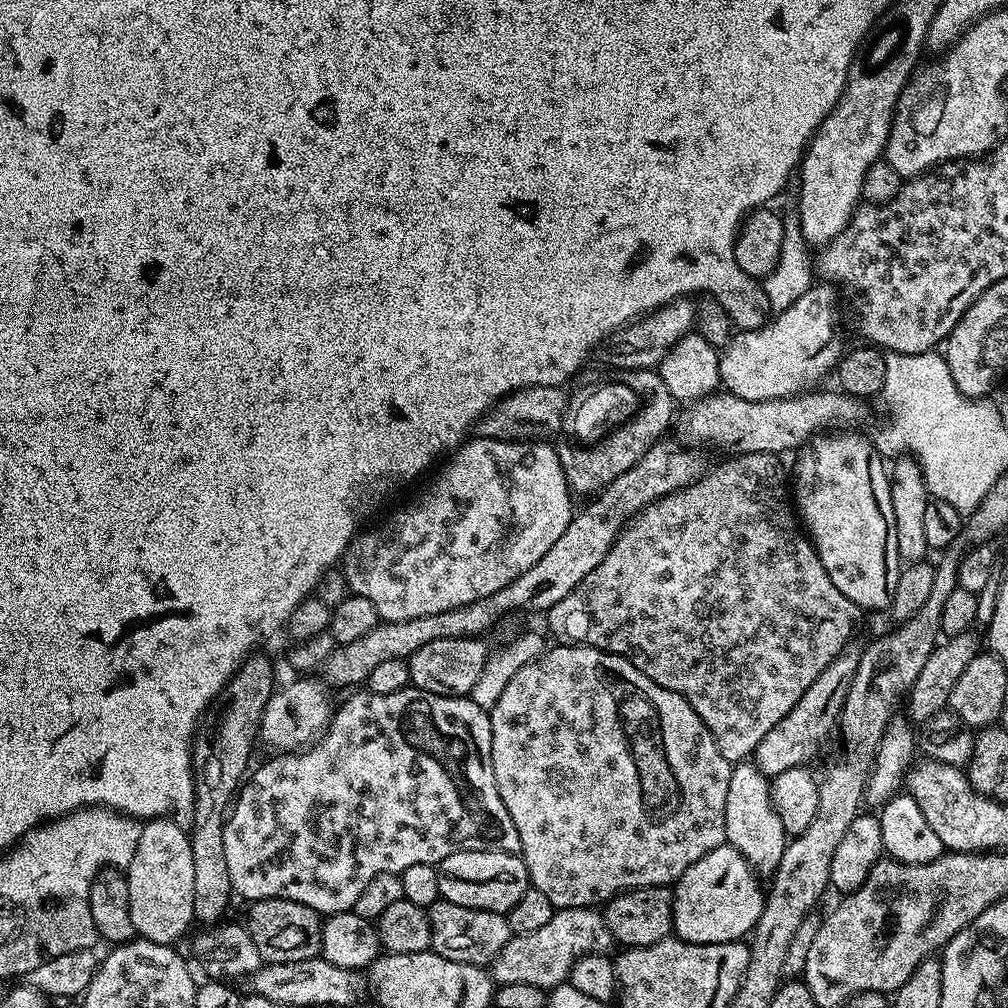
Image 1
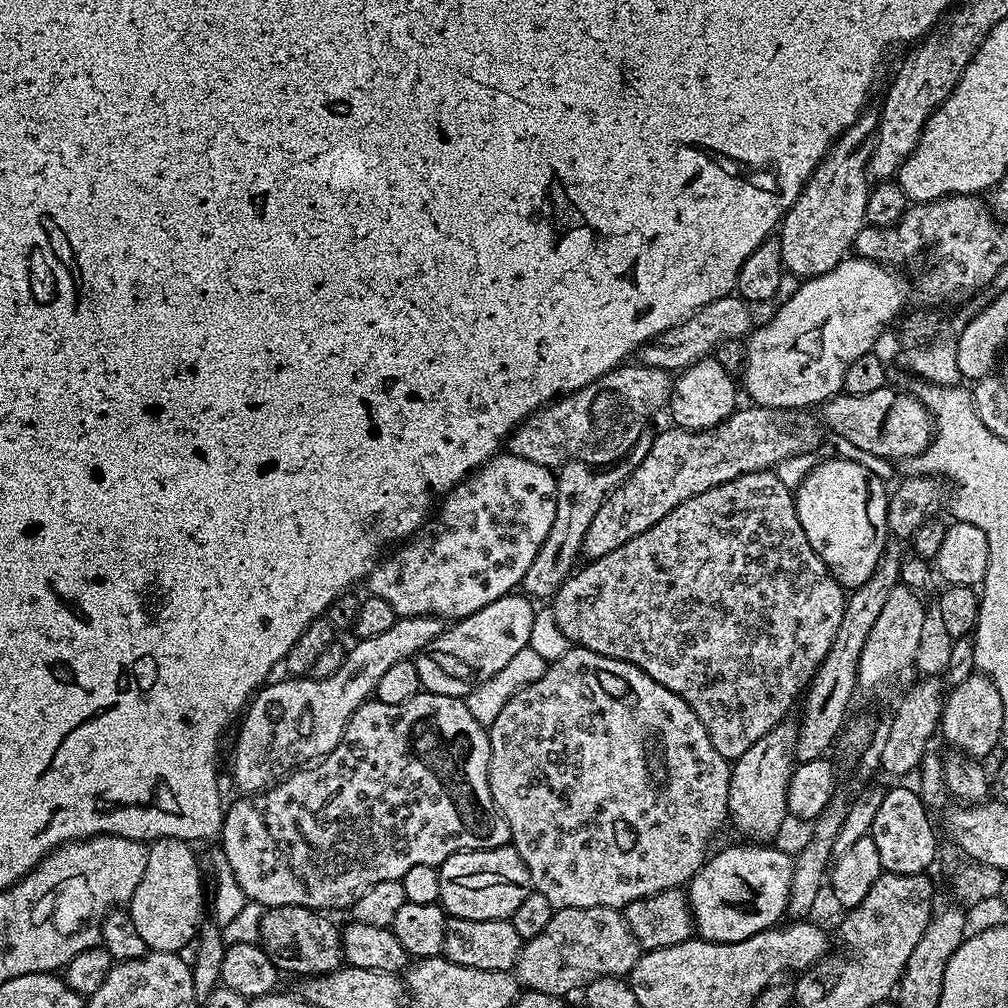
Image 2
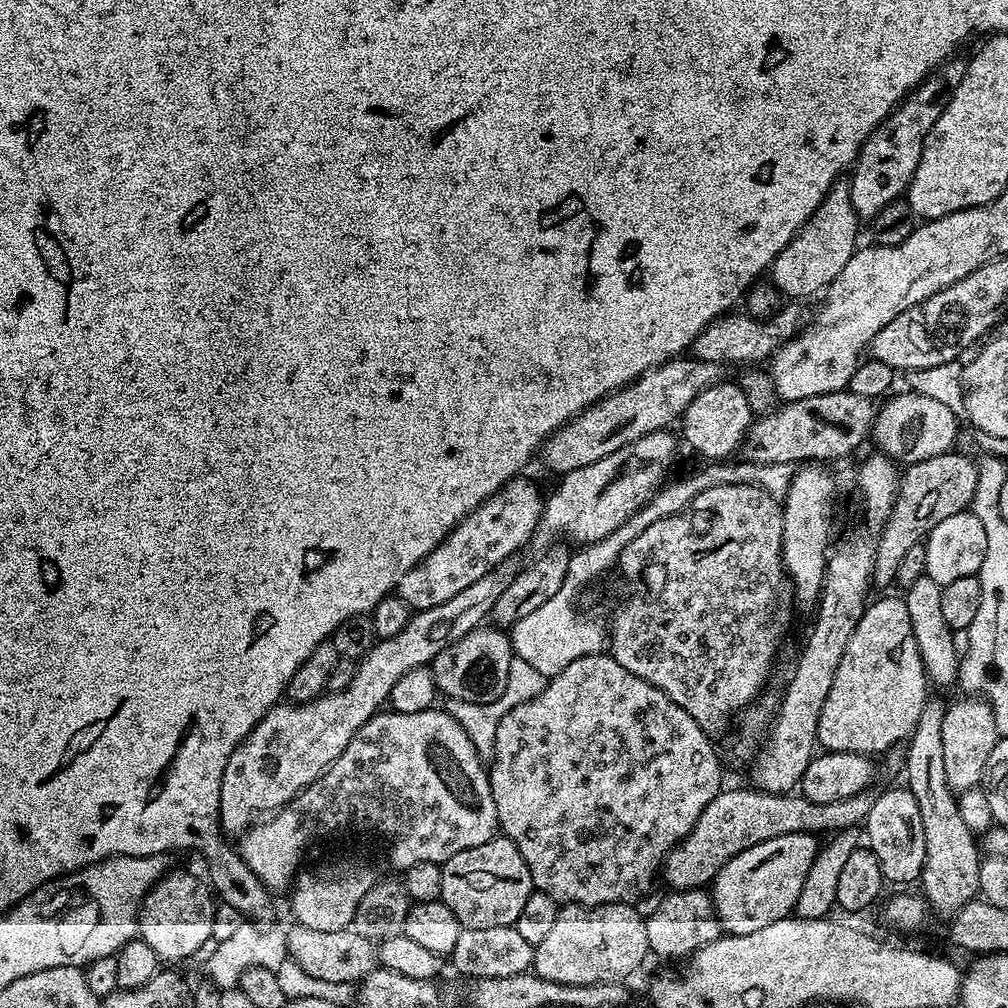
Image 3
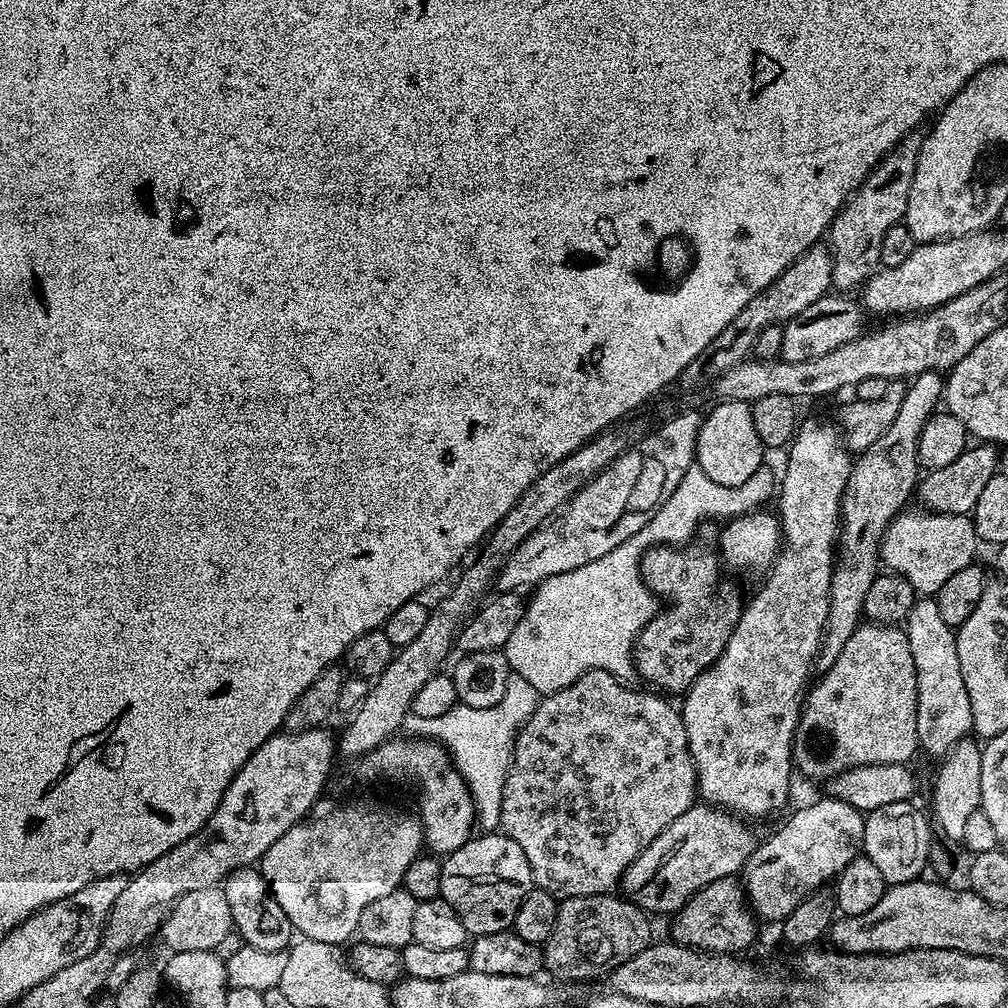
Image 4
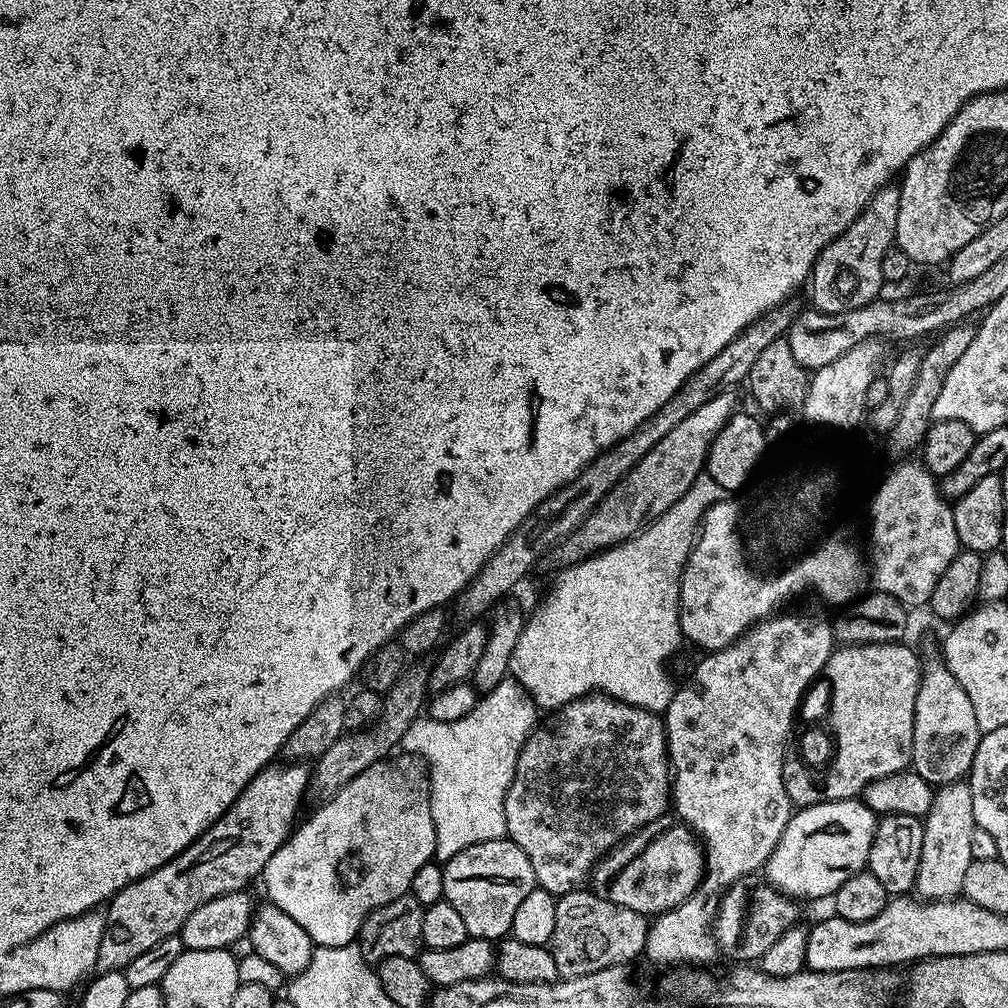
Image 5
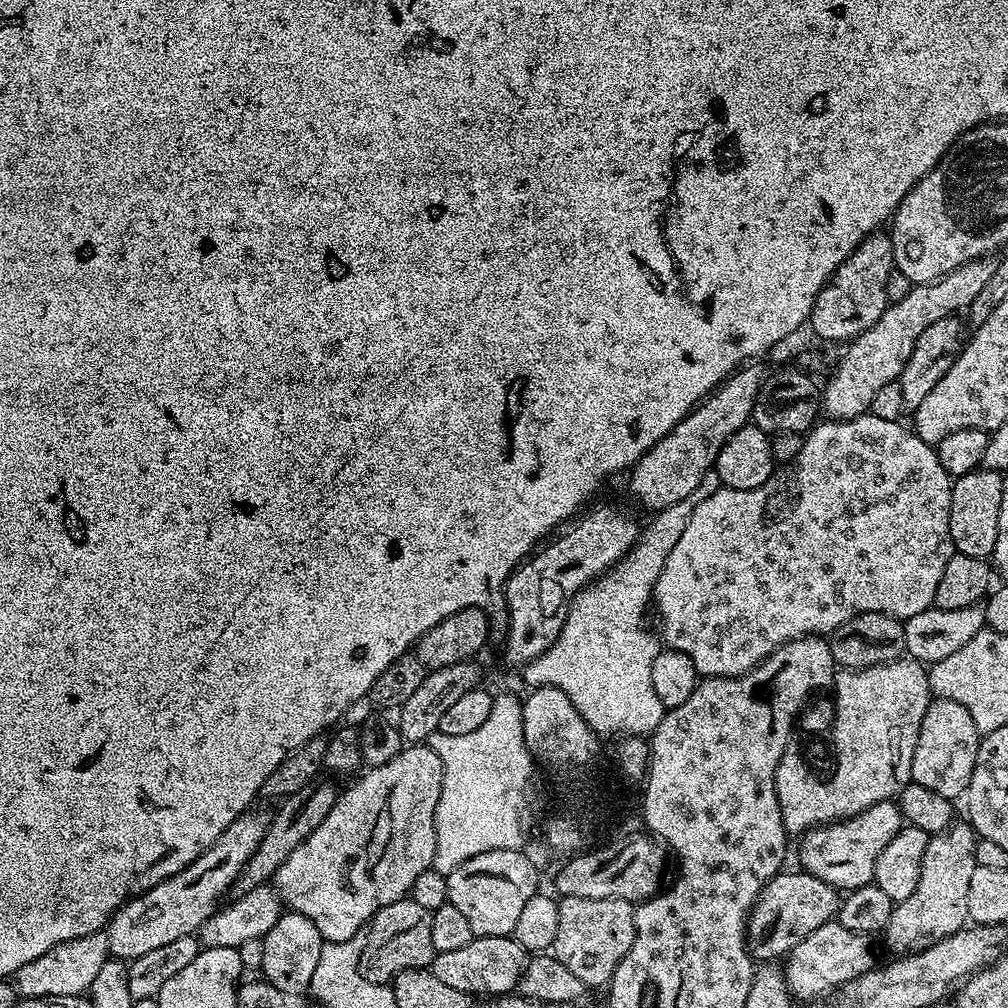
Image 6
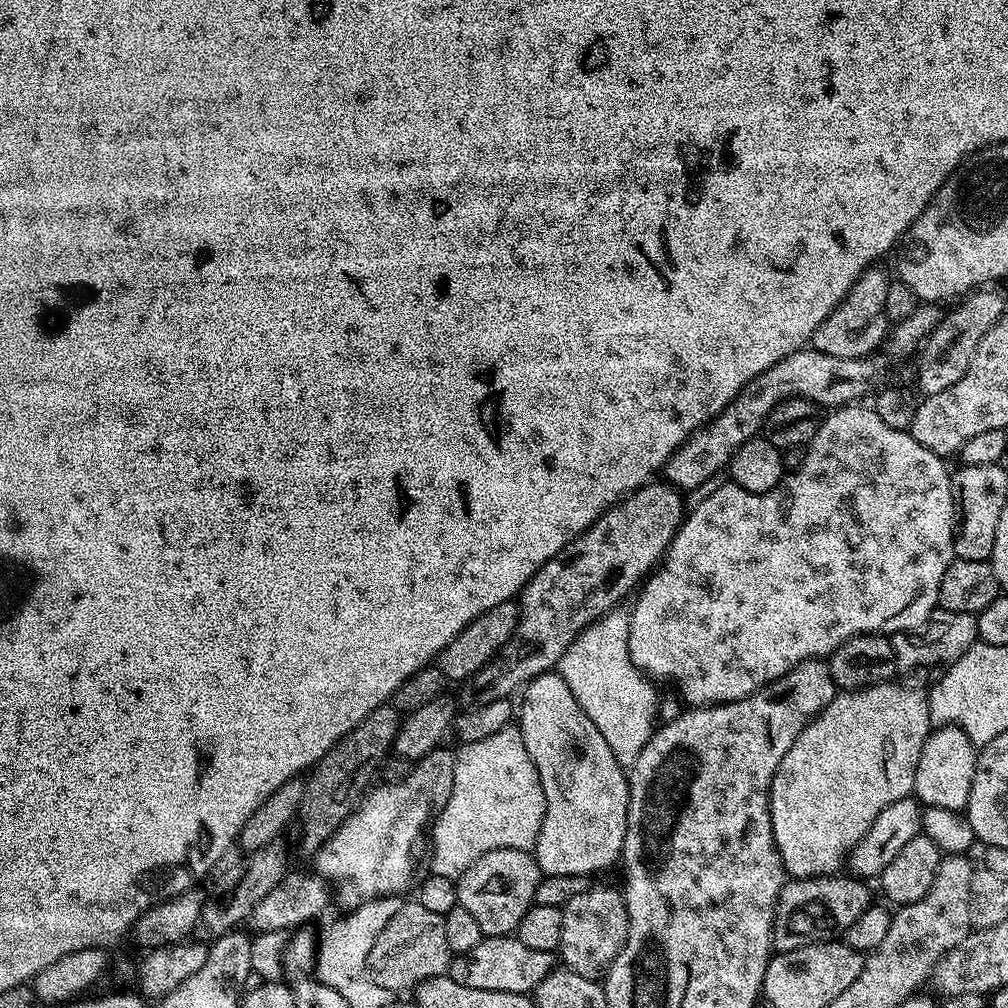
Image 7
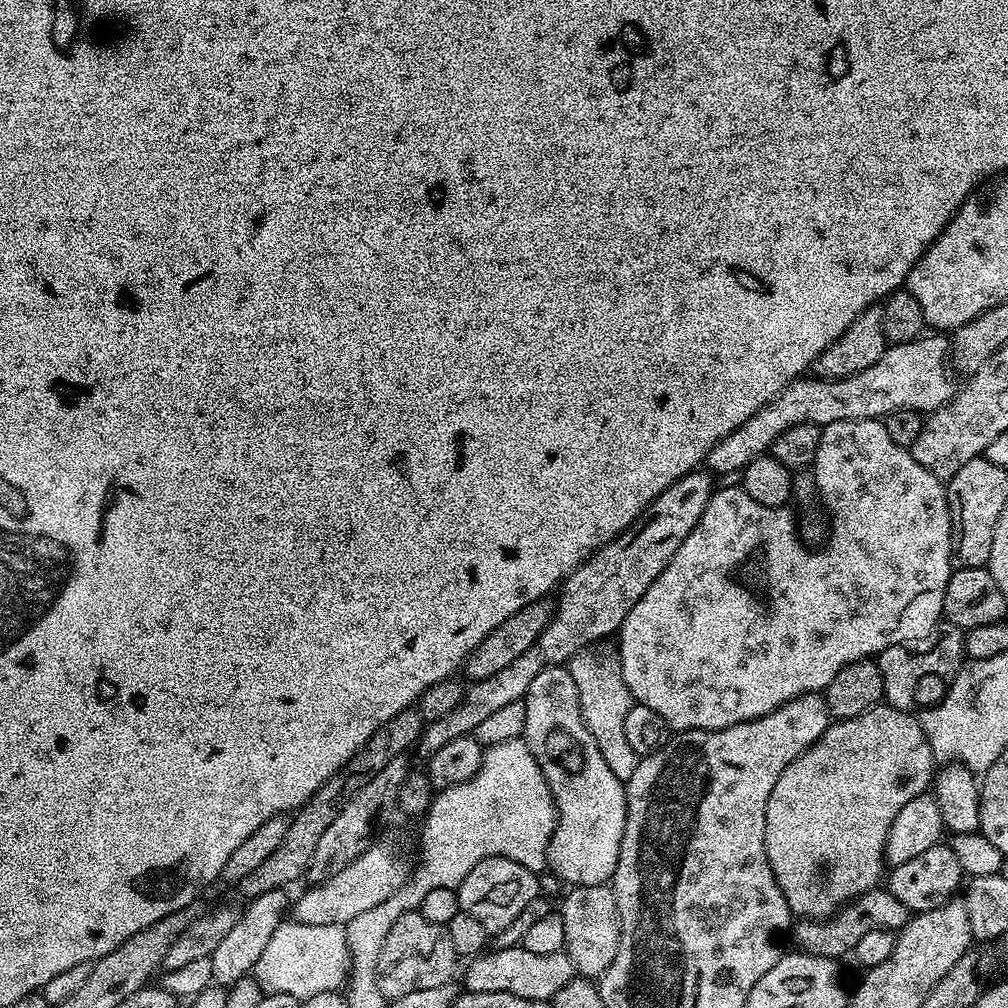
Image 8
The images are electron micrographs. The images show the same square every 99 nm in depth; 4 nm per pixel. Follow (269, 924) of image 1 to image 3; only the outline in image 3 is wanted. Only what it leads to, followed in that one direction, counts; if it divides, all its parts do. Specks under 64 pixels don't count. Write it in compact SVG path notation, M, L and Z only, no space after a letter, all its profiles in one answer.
M293 927L288 933L288 955L312 978L335 984L359 985L378 966L377 945L362 938L362 934L352 931L351 927L333 932Z

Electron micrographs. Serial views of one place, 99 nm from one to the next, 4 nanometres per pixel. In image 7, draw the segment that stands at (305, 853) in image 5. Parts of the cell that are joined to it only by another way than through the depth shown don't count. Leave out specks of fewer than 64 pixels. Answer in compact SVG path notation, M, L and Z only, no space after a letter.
M448 746L435 748L411 765L412 773L405 780L400 780L397 784L384 784L381 788L373 787L367 796L361 799L358 807L336 827L336 833L316 853L315 871L329 881L341 880L342 883L349 884L364 900L375 900L377 896L404 894L412 875L416 872L420 851L423 848L425 851L426 833L438 813L446 806L450 790L454 790L456 755L457 753L448 749Z

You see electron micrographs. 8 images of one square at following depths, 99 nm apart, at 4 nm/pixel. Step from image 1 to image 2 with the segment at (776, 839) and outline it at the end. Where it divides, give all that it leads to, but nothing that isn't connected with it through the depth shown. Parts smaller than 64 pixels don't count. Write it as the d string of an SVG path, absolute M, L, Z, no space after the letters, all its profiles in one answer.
M788 723L775 724L731 765L728 815L738 831L745 832L748 835L745 837L756 842L771 841L768 839L779 833L782 822L790 815L788 787L794 771L797 725Z

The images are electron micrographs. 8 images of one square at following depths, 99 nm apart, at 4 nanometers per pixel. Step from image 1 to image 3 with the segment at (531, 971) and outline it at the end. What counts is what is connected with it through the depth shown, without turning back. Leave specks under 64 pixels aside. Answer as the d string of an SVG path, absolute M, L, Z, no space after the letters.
M599 904L596 908L579 906L561 907L558 922L554 922L554 930L541 944L535 945L536 953L532 959L532 968L537 976L550 982L560 982L570 986L590 986L591 984L614 984L627 981L631 972L640 968L650 953L646 942L645 917L636 913L631 904Z

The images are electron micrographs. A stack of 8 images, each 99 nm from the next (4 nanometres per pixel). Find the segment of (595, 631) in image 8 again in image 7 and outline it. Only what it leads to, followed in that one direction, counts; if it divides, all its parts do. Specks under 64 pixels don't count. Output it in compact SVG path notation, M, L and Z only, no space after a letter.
M668 482L656 483L645 484L632 495L625 496L619 504L608 508L583 535L577 536L550 562L546 562L546 566L537 570L518 597L520 622L515 634L489 664L472 677L465 687L469 687L464 692L464 700L468 703L465 705L481 708L490 702L511 697L511 692L519 693L534 678L553 671L559 665L562 654L566 654L568 647L580 634L601 616L613 611L619 605L616 604L619 600L626 599L628 595L631 597L637 591L641 581L664 559L686 515L686 500L681 489Z

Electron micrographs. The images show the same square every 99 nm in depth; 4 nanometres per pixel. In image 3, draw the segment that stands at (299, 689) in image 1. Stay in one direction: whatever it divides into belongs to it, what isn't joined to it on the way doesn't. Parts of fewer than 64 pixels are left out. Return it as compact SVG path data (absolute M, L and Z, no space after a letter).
M511 559L500 564L486 578L480 578L478 582L466 586L466 590L454 594L450 602L442 602L442 606L434 606L430 610L409 615L406 630L402 630L402 634L396 634L394 638L385 640L377 639L367 655L357 663L353 681L340 692L329 691L309 704L281 702L270 709L256 723L254 730L250 730L250 734L236 747L234 754L230 754L230 762L226 762L220 791L221 829L225 833L243 834L261 818L285 808L306 785L313 784L335 762L338 754L346 750L350 738L358 734L360 727L388 704L388 695L390 690L394 690L394 682L398 682L398 678L406 674L406 670L431 665L432 659L438 653L449 648L454 642L458 642L458 638L466 638L466 634L481 627L491 617L494 602L498 602L498 598L502 598L502 590L506 590L510 582L514 582L518 573L516 563L515 559Z

